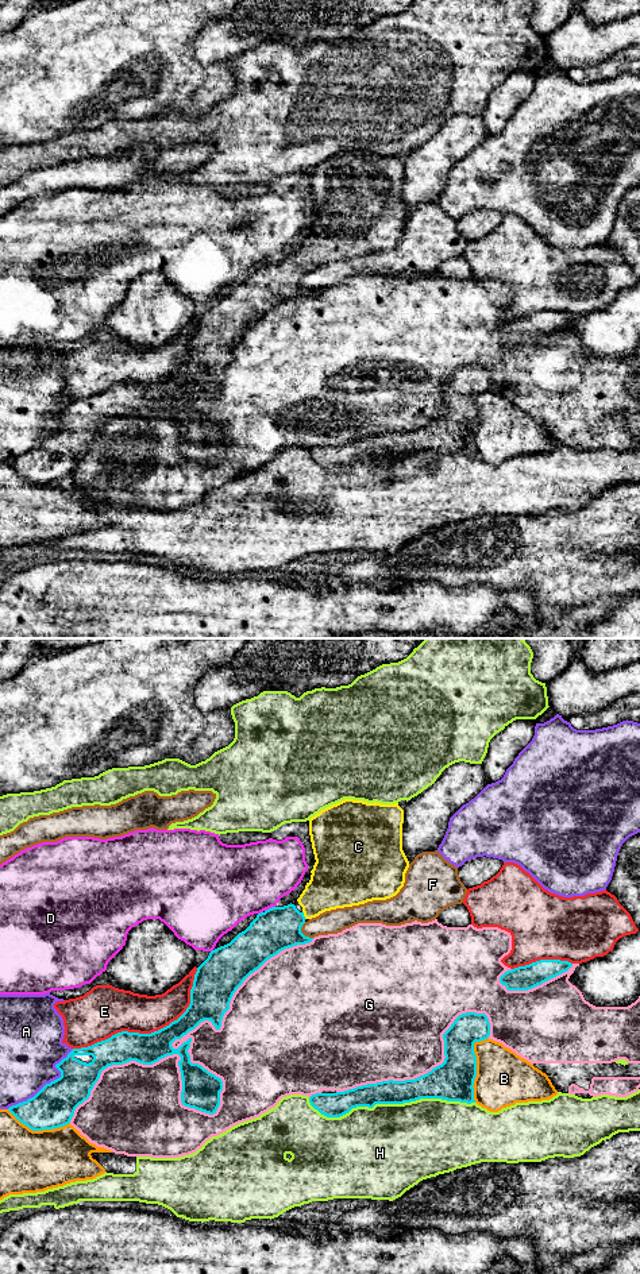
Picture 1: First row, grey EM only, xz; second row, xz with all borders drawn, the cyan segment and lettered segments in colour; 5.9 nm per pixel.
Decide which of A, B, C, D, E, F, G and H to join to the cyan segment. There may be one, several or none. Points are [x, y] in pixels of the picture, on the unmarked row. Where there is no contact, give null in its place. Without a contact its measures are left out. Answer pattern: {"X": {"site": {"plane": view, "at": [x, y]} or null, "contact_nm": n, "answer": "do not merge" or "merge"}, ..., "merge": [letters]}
{"A": {"site": {"plane": "xz", "at": [47, 436]}, "contact_nm": 550, "answer": "do not merge"}, "B": {"site": {"plane": "xz", "at": [475, 419]}, "contact_nm": 400, "answer": "do not merge"}, "C": {"site": {"plane": "xz", "at": [303, 267]}, "contact_nm": 50, "answer": "merge"}, "D": {"site": {"plane": "xz", "at": [269, 261]}, "contact_nm": 70, "answer": "do not merge"}, "E": {"site": {"plane": "xz", "at": [151, 385]}, "contact_nm": 900, "answer": "do not merge"}, "F": {"site": {"plane": "xz", "at": [301, 285]}, "contact_nm": 120, "answer": "do not merge"}, "G": {"site": {"plane": "xz", "at": [222, 435]}, "contact_nm": 1800, "answer": "do not merge"}, "H": {"site": {"plane": "xz", "at": [389, 455]}, "contact_nm": 1000, "answer": "do not merge"}, "merge": ["C"]}

